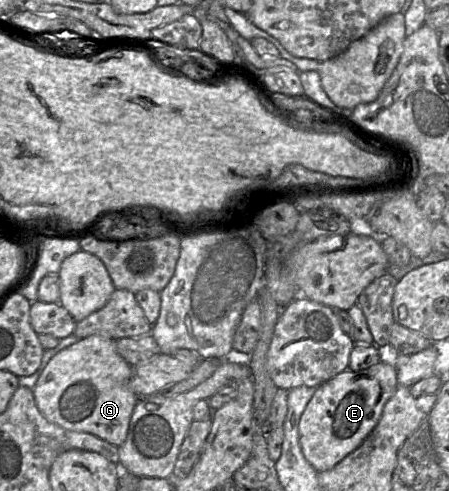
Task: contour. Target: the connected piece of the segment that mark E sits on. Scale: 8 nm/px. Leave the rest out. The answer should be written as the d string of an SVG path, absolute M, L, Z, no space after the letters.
M381 361L361 371L347 369L316 388L299 420L299 443L305 459L318 473L332 469L361 445L398 385L394 365Z

